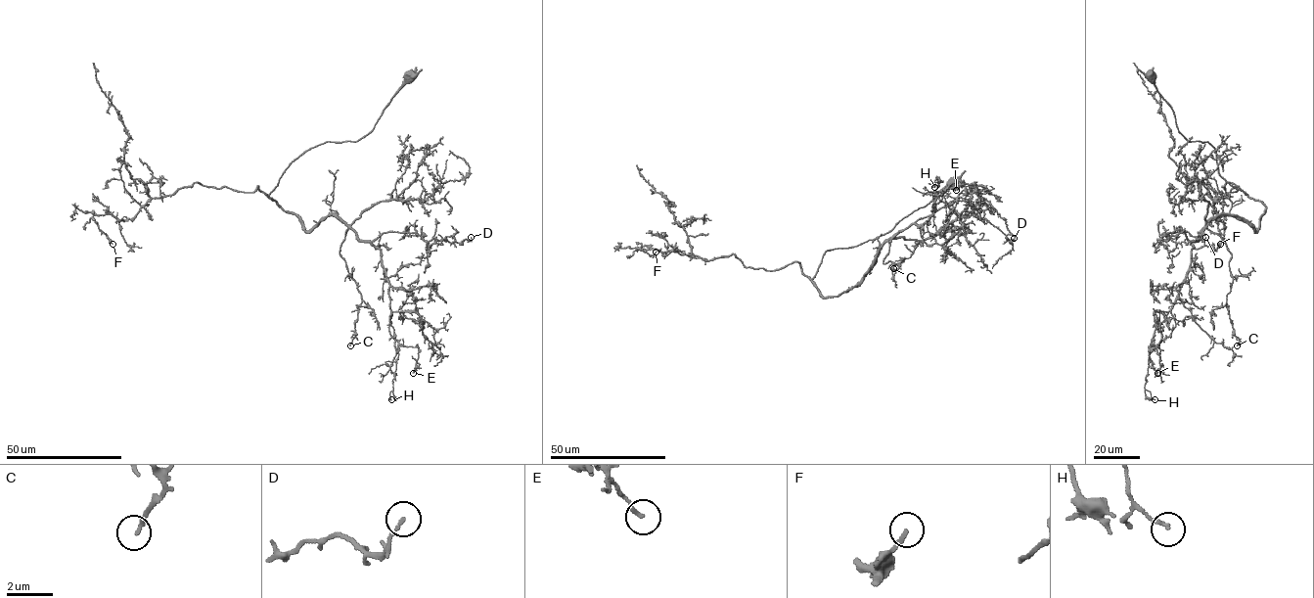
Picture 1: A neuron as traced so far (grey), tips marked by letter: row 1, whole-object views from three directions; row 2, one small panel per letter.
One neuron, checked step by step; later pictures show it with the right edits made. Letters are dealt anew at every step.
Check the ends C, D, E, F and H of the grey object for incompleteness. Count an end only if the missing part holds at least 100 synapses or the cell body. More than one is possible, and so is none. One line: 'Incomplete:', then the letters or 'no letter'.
Incomplete: no letter

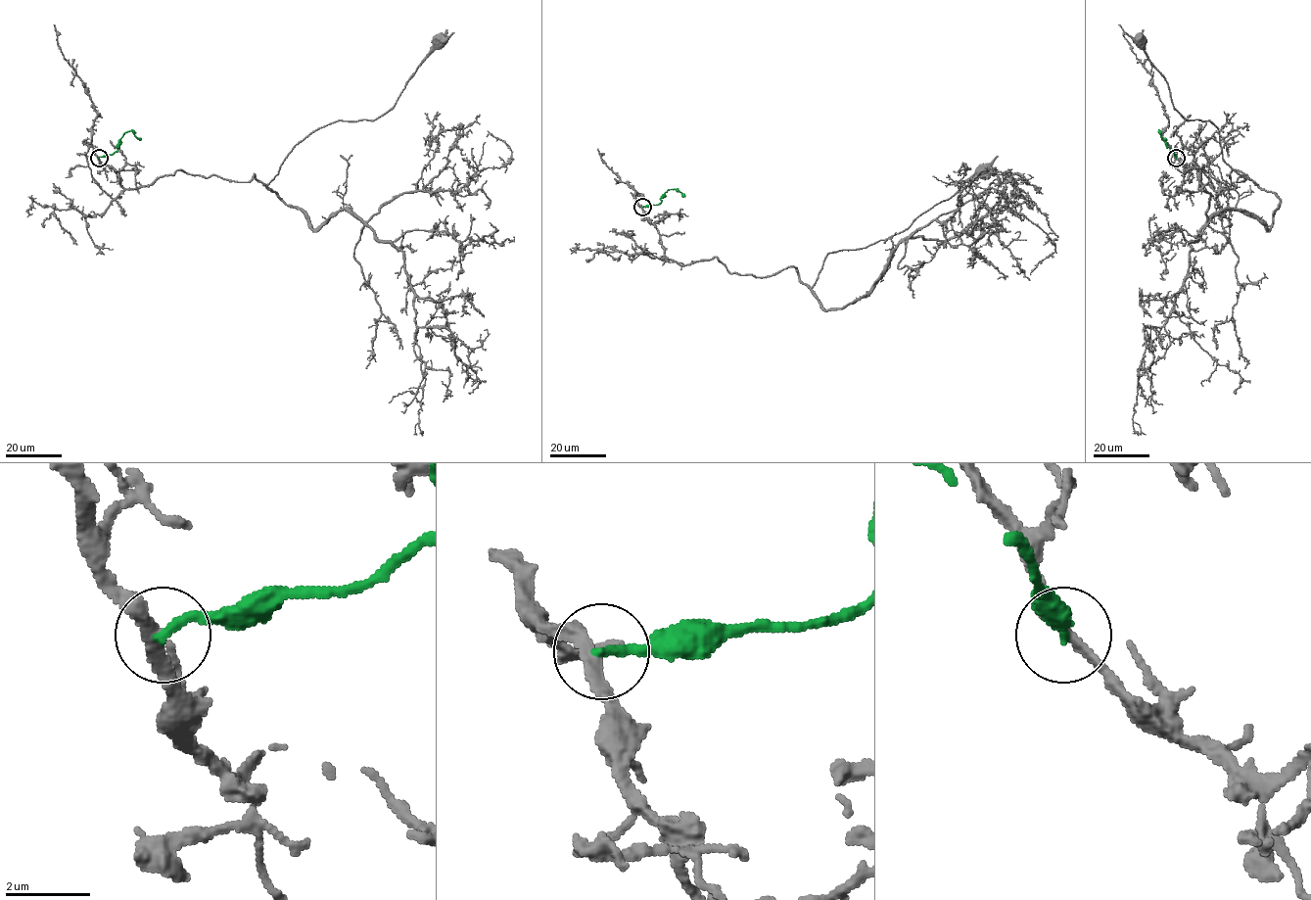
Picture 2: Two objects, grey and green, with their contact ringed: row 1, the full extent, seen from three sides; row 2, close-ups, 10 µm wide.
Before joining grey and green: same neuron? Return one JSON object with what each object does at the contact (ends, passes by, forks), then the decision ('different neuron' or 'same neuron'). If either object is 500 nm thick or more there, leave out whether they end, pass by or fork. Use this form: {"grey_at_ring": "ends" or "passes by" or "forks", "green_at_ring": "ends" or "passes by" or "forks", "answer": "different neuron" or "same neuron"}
{"grey_at_ring": "passes by", "green_at_ring": "ends", "answer": "different neuron"}

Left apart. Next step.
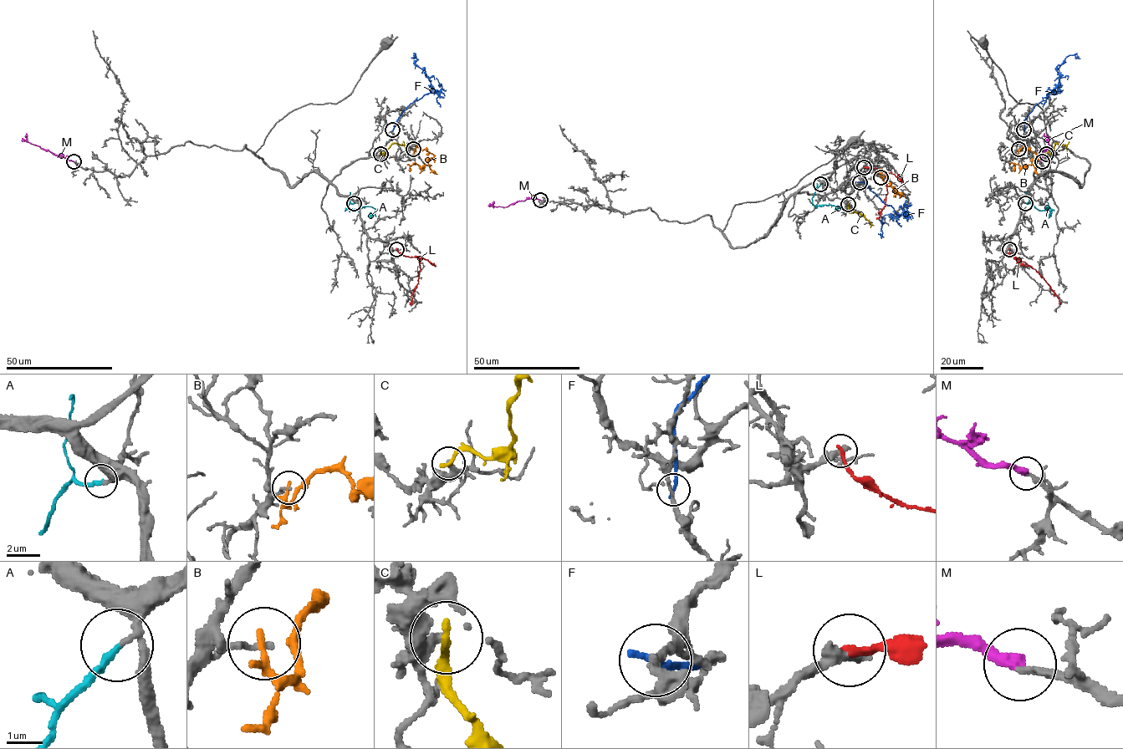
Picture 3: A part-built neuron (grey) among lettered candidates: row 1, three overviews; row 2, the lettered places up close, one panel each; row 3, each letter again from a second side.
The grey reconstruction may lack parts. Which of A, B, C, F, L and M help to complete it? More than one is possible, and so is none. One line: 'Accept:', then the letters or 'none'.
Accept: A, M

